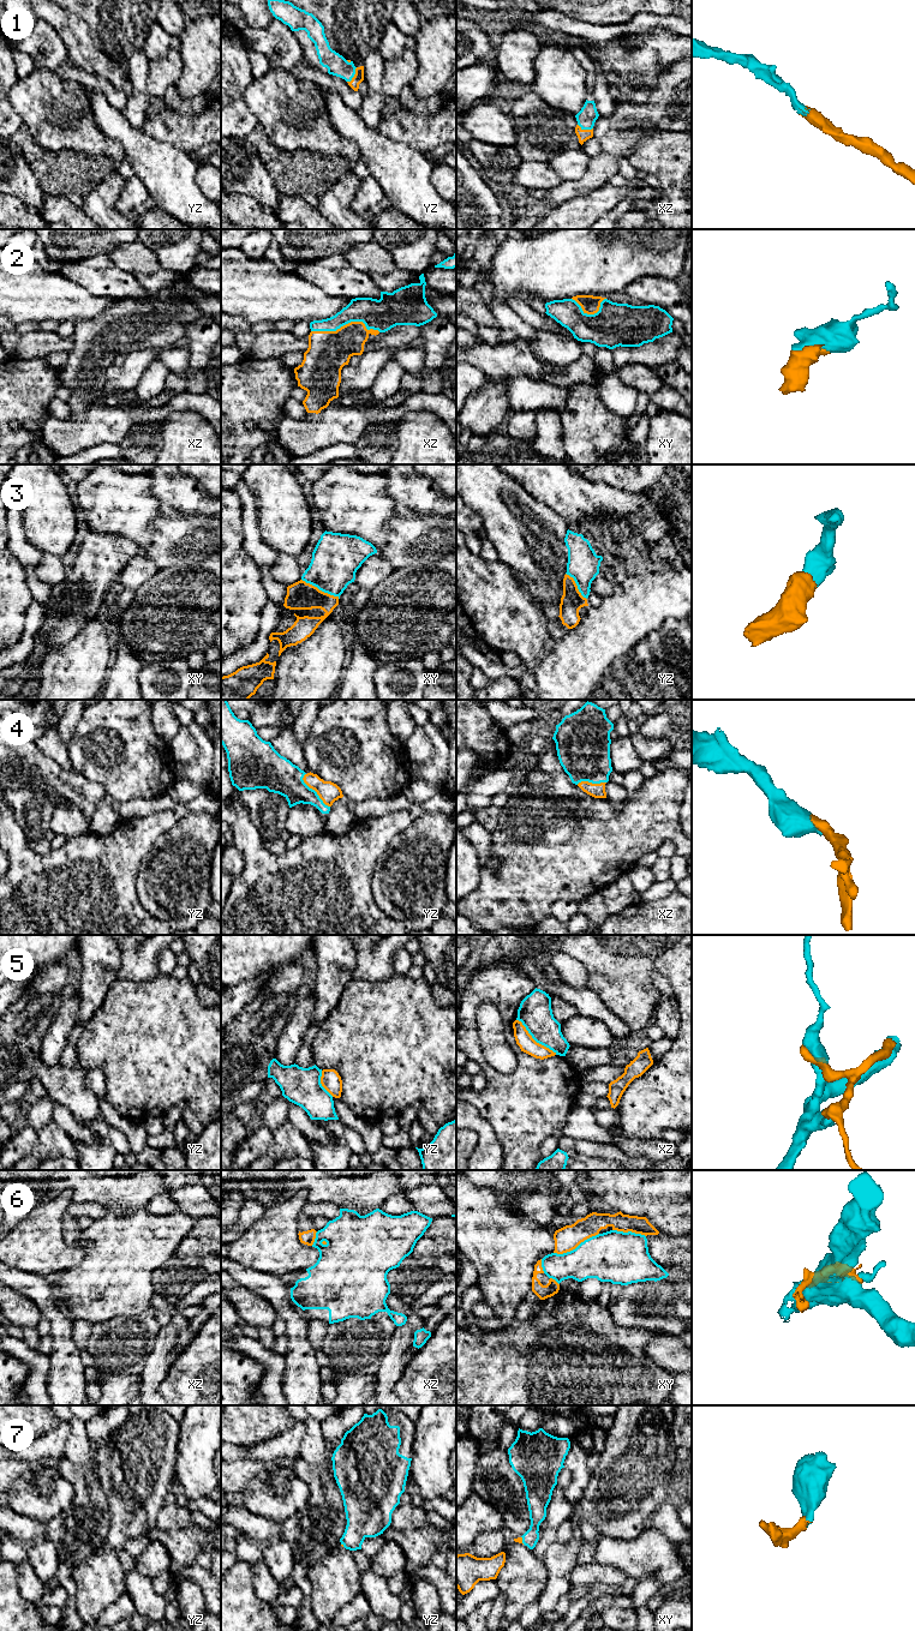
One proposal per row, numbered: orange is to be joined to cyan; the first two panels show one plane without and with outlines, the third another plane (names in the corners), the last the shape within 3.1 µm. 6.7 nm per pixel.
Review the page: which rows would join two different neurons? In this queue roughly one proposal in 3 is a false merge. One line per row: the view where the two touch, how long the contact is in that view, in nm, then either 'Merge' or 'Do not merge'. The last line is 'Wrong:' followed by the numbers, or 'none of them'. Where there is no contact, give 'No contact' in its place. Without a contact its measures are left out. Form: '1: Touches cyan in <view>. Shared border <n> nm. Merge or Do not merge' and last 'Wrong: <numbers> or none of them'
1: Touches cyan in yz. Shared border 120 nm. Merge
2: Touches cyan in xz. Shared border 460 nm. Merge
3: Touches cyan in xy. Shared border 280 nm. Merge
4: Touches cyan in yz. Shared border 280 nm. Merge
5: Touches cyan in xz. Shared border 360 nm. Do not merge
6: Touches cyan in xy. Shared border 340 nm. Do not merge
7: Touches cyan in xy. Shared border 60 nm. Merge
Wrong: 5, 6

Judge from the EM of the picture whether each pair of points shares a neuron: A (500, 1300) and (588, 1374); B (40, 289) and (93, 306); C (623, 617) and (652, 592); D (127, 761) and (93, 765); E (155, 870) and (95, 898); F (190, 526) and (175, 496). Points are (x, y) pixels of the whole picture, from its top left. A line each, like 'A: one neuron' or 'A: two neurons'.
A: two neurons
B: one neuron
C: one neuron
D: one neuron
E: two neurons
F: two neurons

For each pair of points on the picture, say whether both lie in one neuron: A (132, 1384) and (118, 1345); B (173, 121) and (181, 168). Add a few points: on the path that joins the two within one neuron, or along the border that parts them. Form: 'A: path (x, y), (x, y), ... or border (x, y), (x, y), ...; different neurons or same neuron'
A: border (115, 1372), (139, 1373); different neurons
B: border (151, 137), (167, 142), (189, 155); different neurons

